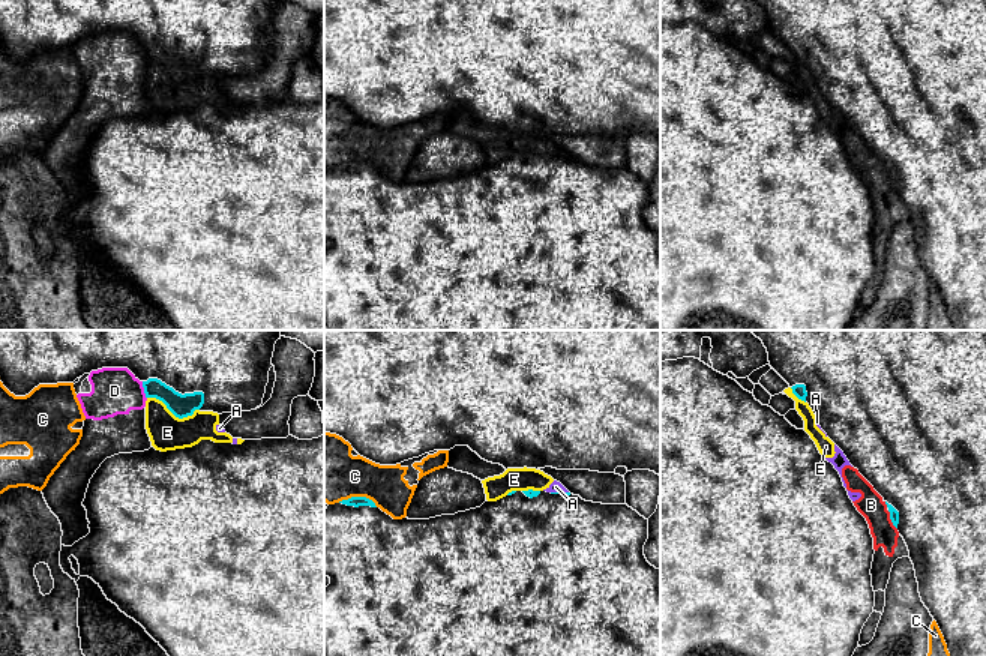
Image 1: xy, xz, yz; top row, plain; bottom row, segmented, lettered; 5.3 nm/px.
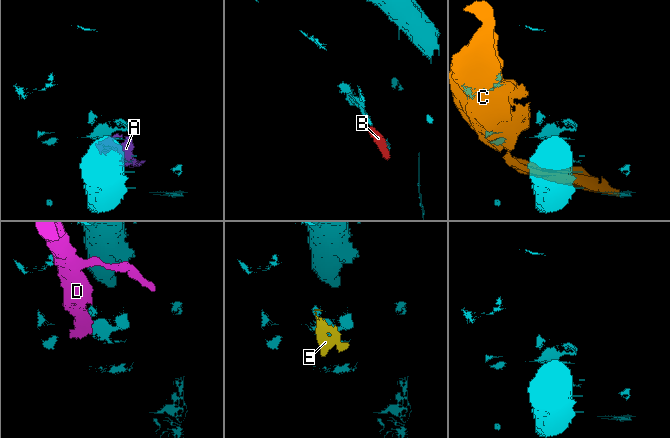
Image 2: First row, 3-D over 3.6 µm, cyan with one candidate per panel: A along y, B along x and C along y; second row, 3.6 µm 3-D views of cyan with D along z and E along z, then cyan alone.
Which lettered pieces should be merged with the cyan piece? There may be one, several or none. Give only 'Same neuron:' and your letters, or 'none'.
Same neuron: none

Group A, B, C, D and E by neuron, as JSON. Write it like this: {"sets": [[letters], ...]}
{"sets": [["A", "B", "E"], ["C"], ["D"]]}

